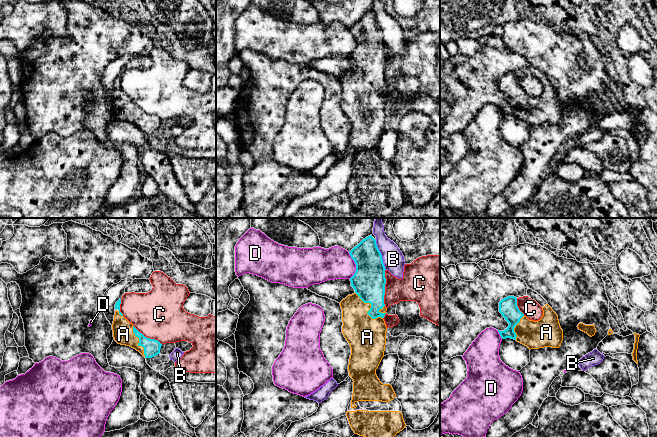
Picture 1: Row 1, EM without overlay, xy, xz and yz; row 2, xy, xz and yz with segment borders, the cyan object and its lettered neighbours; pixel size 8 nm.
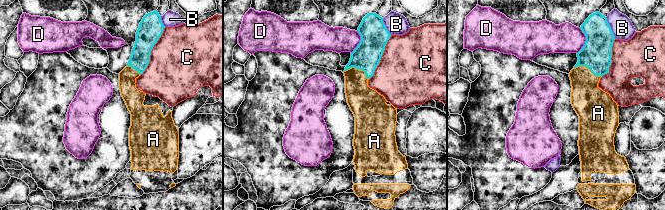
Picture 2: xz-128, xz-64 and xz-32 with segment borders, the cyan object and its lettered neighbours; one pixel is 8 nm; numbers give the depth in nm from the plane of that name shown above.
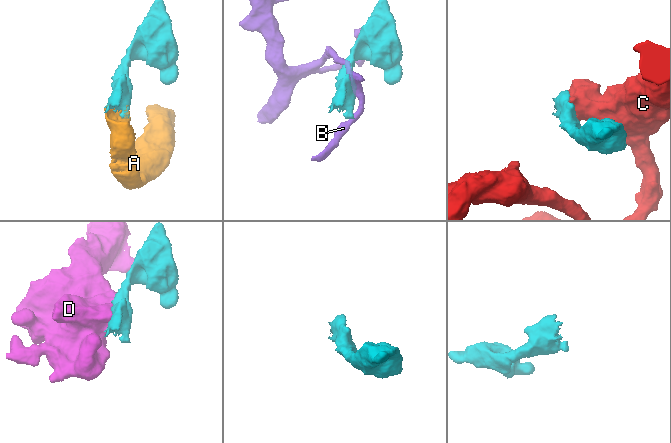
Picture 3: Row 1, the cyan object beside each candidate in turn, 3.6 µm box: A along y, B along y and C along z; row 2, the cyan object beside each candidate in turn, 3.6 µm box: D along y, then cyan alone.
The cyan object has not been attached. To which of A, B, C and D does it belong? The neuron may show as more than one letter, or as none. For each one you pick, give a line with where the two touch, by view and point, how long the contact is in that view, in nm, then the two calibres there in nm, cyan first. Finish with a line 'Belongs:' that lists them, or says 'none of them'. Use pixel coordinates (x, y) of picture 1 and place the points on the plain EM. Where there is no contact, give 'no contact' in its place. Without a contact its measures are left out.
A: meets cyan in xz at (370, 84); contact 300 nm long; 260 nm thick on the cyan side, 300 nm on the other
Belongs: A

